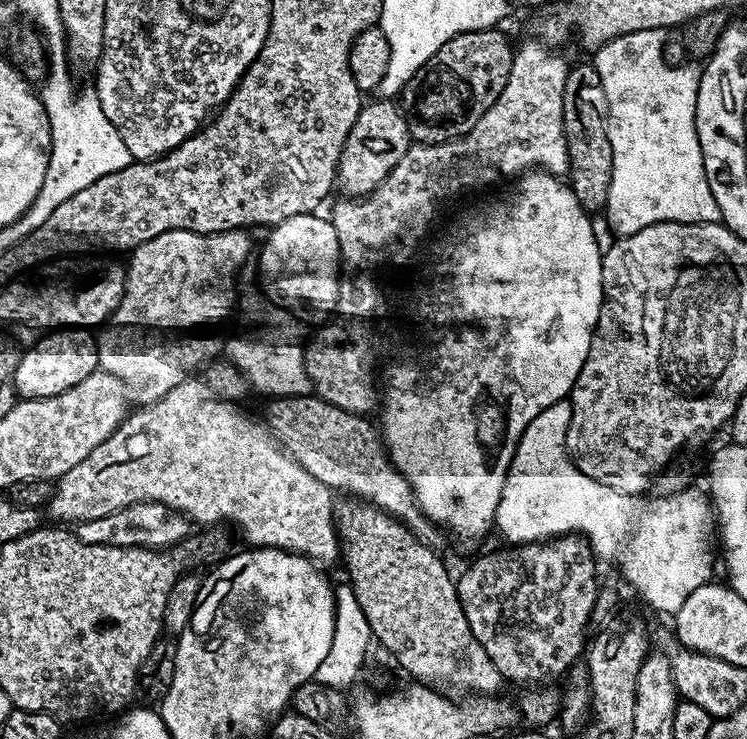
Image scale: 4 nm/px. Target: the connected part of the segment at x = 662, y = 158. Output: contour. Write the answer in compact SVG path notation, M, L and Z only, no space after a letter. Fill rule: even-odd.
M666 28L635 31L612 39L593 53L592 63L598 70L606 94L612 156L610 192L604 214L592 216L594 242L598 242L601 254L610 250L614 235L629 236L658 222L704 224L721 221L721 210L710 190L697 138L696 106L701 69L698 66L671 66L664 56L669 36L672 36L671 31Z

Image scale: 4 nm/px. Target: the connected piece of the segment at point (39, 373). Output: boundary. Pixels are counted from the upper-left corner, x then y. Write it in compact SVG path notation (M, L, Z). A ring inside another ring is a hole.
M66 328L52 330L41 335L40 340L29 352L25 351L16 367L16 395L26 400L41 400L62 394L82 378L97 371L97 337L86 328ZM41 339L41 340L40 340Z

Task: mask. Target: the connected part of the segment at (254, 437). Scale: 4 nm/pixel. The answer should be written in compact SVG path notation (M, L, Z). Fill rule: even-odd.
M211 361L200 373L174 386L165 398L141 407L133 416L131 413L106 442L94 446L74 470L62 474L55 481L52 497L46 505L46 512L56 519L53 521L75 526L153 500L192 522L216 524L225 520L240 528L248 546L296 552L320 566L330 563L335 556L337 559L342 549L336 535L333 489L318 482L314 474L306 474L306 470L302 470L269 435L263 423L255 424L244 416L236 404L246 396L247 380L237 366L222 361Z

